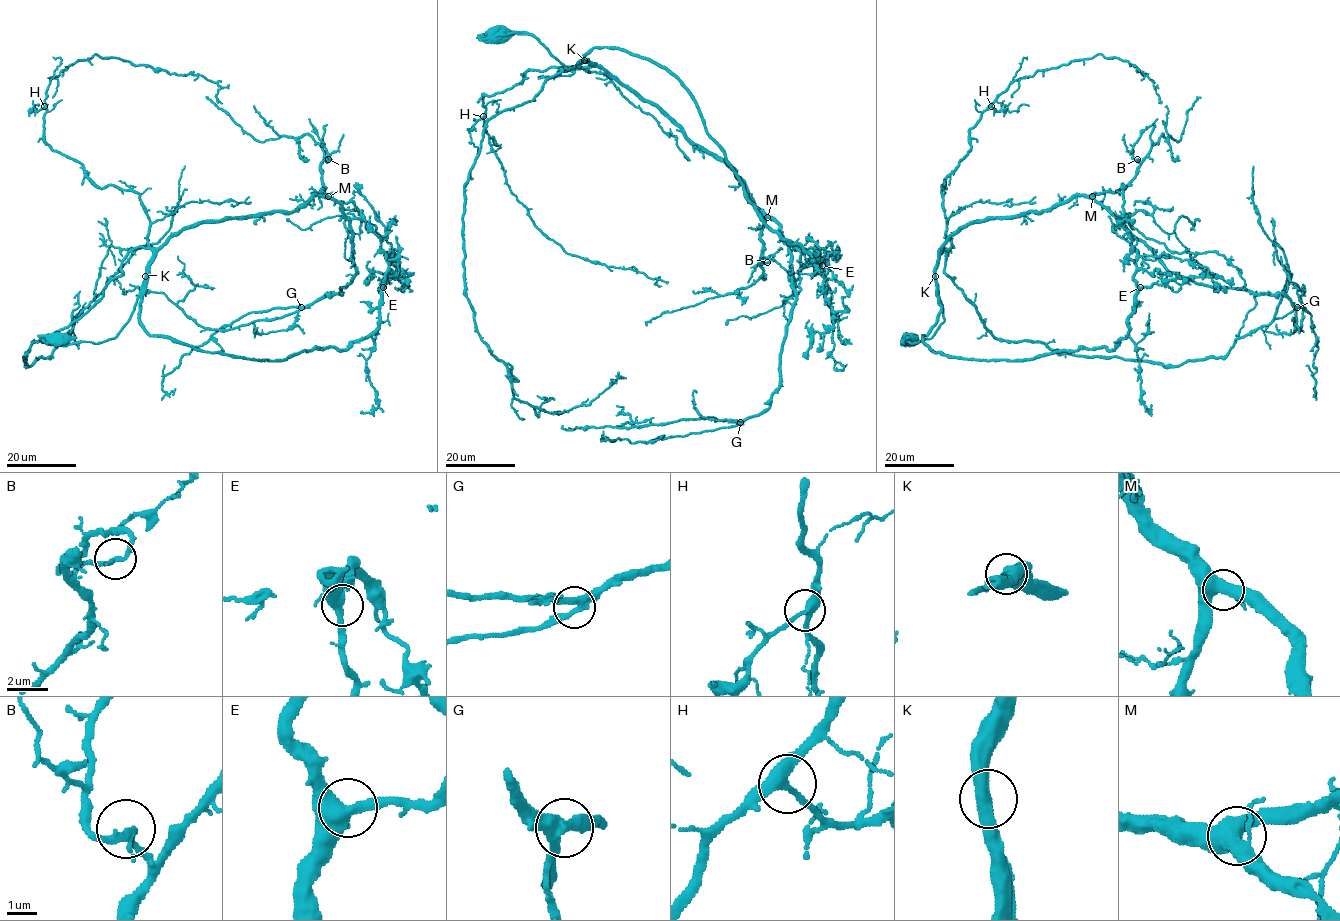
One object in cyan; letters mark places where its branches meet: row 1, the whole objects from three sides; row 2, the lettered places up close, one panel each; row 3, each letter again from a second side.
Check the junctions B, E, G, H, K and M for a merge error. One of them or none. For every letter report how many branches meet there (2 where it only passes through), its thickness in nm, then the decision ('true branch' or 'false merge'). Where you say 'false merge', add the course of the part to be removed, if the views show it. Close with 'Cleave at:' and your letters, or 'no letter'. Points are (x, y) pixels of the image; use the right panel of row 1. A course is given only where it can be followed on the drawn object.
B: branches 2; calibre 240 nm; true branch
E: branches 2; calibre 480 nm; true branch
G: branches 3; calibre 340 nm; true branch
H: branches 3; calibre 360 nm; true branch
K: branches 2; calibre 550 nm; true branch
M: branches 3; calibre 480 nm; true branch
Cleave at: no letter

